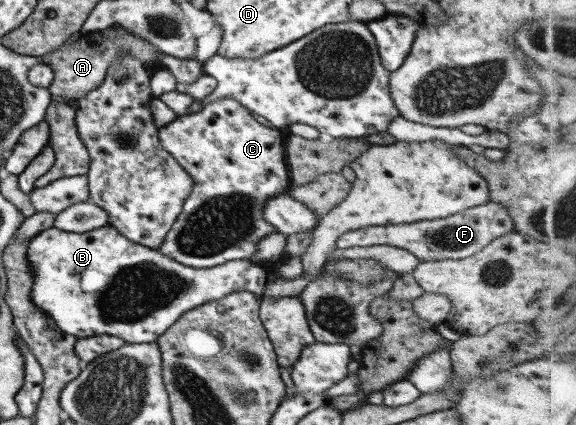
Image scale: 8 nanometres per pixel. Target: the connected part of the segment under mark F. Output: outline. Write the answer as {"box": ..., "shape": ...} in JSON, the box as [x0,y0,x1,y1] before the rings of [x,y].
{"box":[336,201,514,262],"shape":[[[489,201],[447,218],[422,220],[411,224],[366,226],[343,233],[337,239],[336,246],[338,249],[375,245],[395,246],[408,250],[416,258],[419,258],[420,262],[468,258],[477,254],[496,238],[514,231],[514,223],[507,213],[507,207],[506,204]]]}

